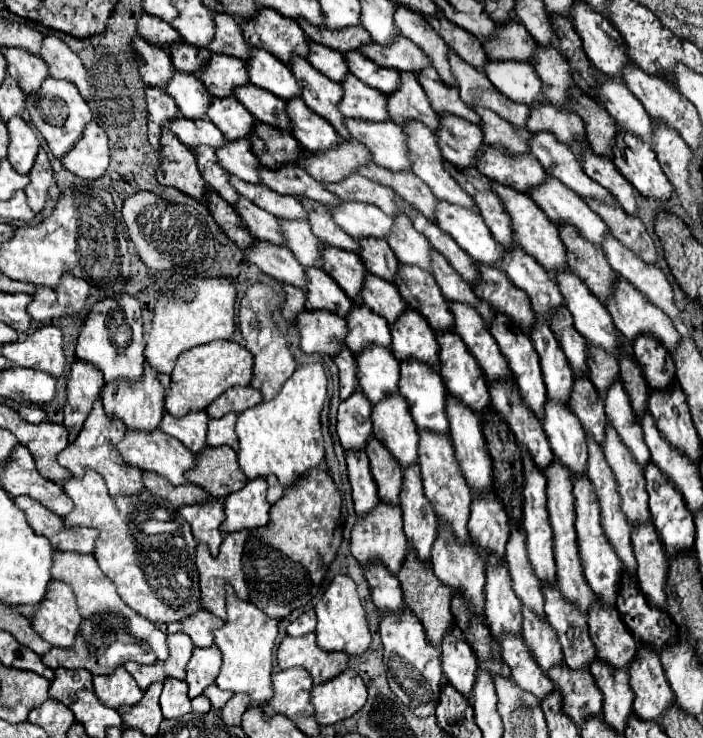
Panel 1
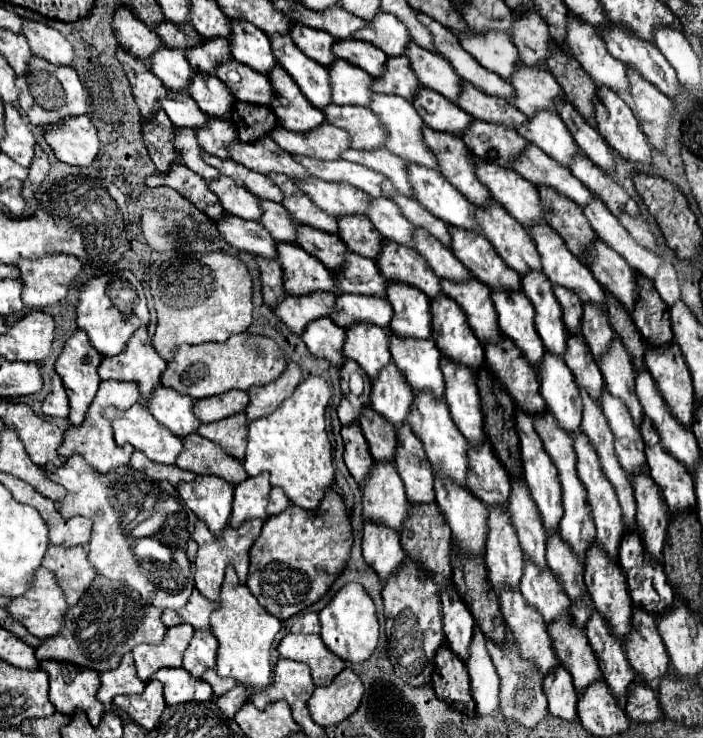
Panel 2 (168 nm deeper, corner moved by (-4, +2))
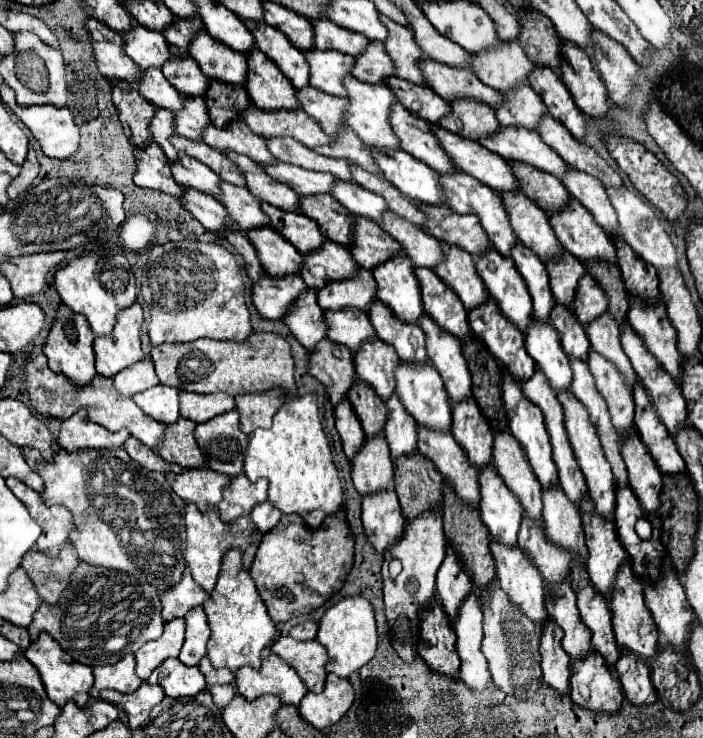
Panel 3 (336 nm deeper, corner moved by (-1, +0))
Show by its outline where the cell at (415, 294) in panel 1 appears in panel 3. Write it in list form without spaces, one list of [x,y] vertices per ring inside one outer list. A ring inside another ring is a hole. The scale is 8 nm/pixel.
[[[359,219],[359,223],[355,223],[353,235],[355,243],[347,249],[351,251],[353,259],[365,269],[373,269],[375,265],[381,265],[403,251],[401,245],[371,219]]]

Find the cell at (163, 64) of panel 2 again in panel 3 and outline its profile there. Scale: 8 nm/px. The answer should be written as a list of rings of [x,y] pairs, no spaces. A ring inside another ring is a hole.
[[[135,25],[135,31],[127,31],[127,35],[123,35],[125,41],[125,53],[141,67],[161,67],[169,57],[169,49],[167,49],[167,41],[163,35],[159,35],[159,31],[147,31],[139,25]]]

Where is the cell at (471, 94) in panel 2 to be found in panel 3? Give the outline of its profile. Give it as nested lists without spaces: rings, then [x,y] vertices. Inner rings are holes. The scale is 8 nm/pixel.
[[[423,59],[423,75],[427,85],[445,101],[453,101],[455,97],[473,97],[491,107],[503,101],[503,95],[481,83],[471,69],[447,67],[443,63],[435,63],[433,59]]]

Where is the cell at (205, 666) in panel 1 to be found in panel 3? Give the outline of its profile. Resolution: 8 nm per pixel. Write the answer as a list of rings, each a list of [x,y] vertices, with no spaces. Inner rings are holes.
[[[193,607],[187,615],[185,615],[185,643],[181,649],[179,659],[185,665],[197,665],[201,657],[205,657],[207,645],[209,641],[209,625],[207,625],[207,617],[203,607]]]

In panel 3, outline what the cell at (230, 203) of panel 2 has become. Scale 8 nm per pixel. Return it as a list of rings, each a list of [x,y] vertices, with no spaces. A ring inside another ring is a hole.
[[[179,153],[179,159],[175,163],[169,161],[171,167],[171,175],[179,185],[185,187],[195,187],[207,195],[217,195],[219,193],[219,175],[215,175],[207,165],[191,159],[189,155]]]

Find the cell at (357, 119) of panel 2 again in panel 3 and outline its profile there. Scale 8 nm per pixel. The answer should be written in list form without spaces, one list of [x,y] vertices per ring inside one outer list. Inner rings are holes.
[[[311,85],[303,87],[303,91],[297,91],[297,95],[299,95],[301,109],[309,117],[313,117],[329,137],[333,137],[335,131],[343,125],[343,113],[347,109],[347,99],[327,95]]]

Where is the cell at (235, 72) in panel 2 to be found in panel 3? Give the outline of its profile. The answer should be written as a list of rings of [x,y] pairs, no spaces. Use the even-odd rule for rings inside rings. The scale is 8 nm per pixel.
[[[199,31],[199,35],[195,35],[195,43],[191,43],[191,57],[209,79],[219,79],[231,85],[245,83],[245,55],[231,51],[227,45],[213,39],[207,31]]]

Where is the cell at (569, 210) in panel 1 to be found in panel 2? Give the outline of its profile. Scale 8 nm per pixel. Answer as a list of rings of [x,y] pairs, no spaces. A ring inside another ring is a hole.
[[[532,143],[528,145],[526,153],[518,157],[518,163],[514,163],[512,167],[532,185],[550,187],[560,195],[572,199],[580,207],[586,207],[592,201],[592,193],[570,173],[570,169],[546,157],[546,153],[542,149],[536,149],[536,145]]]

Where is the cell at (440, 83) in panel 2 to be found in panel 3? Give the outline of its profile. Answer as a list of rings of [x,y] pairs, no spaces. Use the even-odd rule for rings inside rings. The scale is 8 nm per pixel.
[[[379,15],[383,19],[383,25],[387,27],[387,39],[385,39],[385,51],[391,55],[391,61],[395,63],[395,75],[401,79],[407,79],[411,83],[425,83],[425,77],[419,69],[419,61],[425,57],[425,53],[417,47],[413,41],[413,31],[405,25],[399,25],[385,15]]]

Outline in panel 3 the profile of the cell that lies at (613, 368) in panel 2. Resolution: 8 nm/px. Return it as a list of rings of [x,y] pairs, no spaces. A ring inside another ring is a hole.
[[[603,313],[603,315],[599,315],[599,319],[595,319],[595,323],[591,323],[591,327],[585,327],[585,331],[587,331],[591,347],[597,353],[601,353],[603,357],[607,357],[623,373],[627,383],[633,385],[637,375],[631,367],[631,361],[627,359],[627,355],[621,349],[619,323],[615,323],[615,319],[611,319],[611,315]]]

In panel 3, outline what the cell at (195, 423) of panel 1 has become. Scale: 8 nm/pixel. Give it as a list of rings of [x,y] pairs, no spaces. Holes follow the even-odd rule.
[[[155,385],[133,395],[133,401],[159,423],[175,423],[179,419],[179,395],[173,387]]]

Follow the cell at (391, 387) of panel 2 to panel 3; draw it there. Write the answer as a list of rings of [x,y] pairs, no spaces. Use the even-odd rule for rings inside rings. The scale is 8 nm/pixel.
[[[375,337],[375,343],[367,343],[359,355],[353,355],[357,377],[371,387],[375,387],[377,395],[385,401],[395,391],[395,367],[399,365],[399,357],[395,355],[393,347],[387,347],[387,343],[379,341]]]

